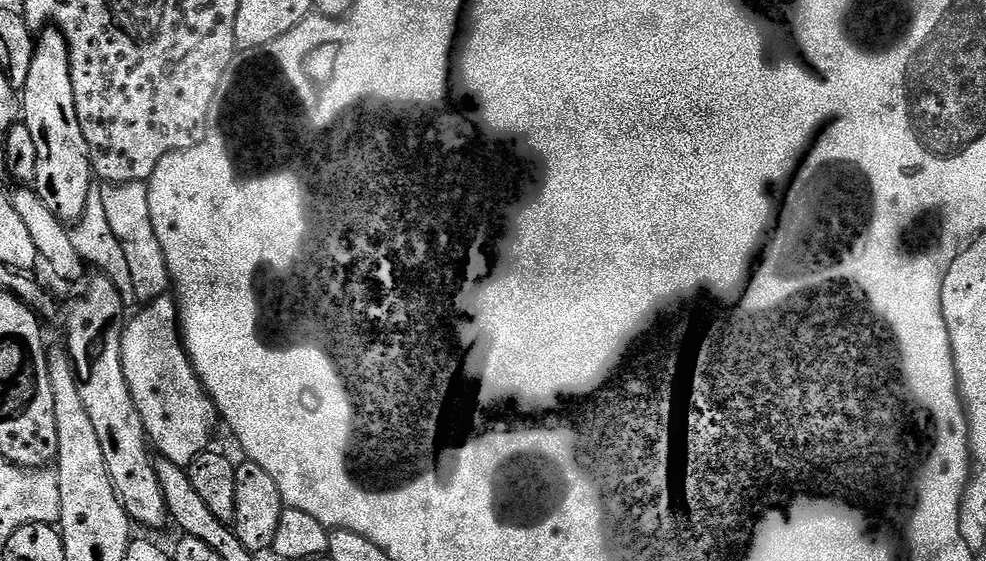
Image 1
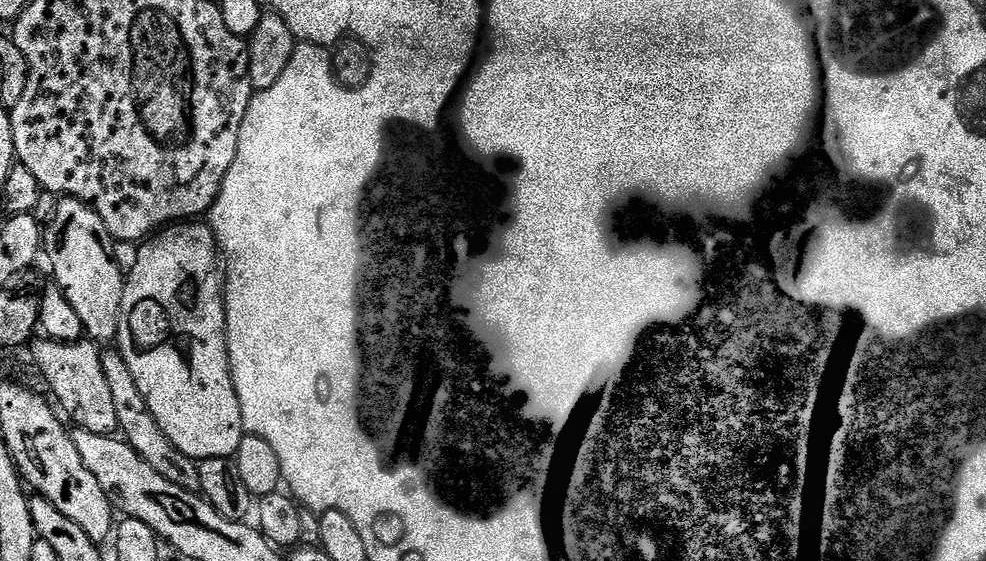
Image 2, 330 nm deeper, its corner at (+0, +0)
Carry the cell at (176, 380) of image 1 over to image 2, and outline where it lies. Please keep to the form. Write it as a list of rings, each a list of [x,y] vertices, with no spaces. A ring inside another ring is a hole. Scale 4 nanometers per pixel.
[[[177,222],[157,231],[155,235],[137,247],[137,260],[134,262],[133,269],[126,274],[124,281],[124,305],[120,315],[118,337],[120,356],[126,358],[126,366],[130,366],[130,374],[134,374],[134,382],[138,382],[138,390],[142,390],[142,398],[146,398],[146,406],[150,406],[150,414],[158,418],[158,426],[162,426],[166,438],[170,438],[170,442],[174,442],[174,446],[178,446],[182,454],[186,454],[191,460],[197,462],[223,456],[235,457],[238,446],[246,434],[238,394],[232,381],[232,367],[228,365],[228,323],[226,322],[226,309],[224,309],[226,272],[222,267],[222,253],[211,227],[207,223],[204,223],[205,225],[200,223],[204,222]]]

